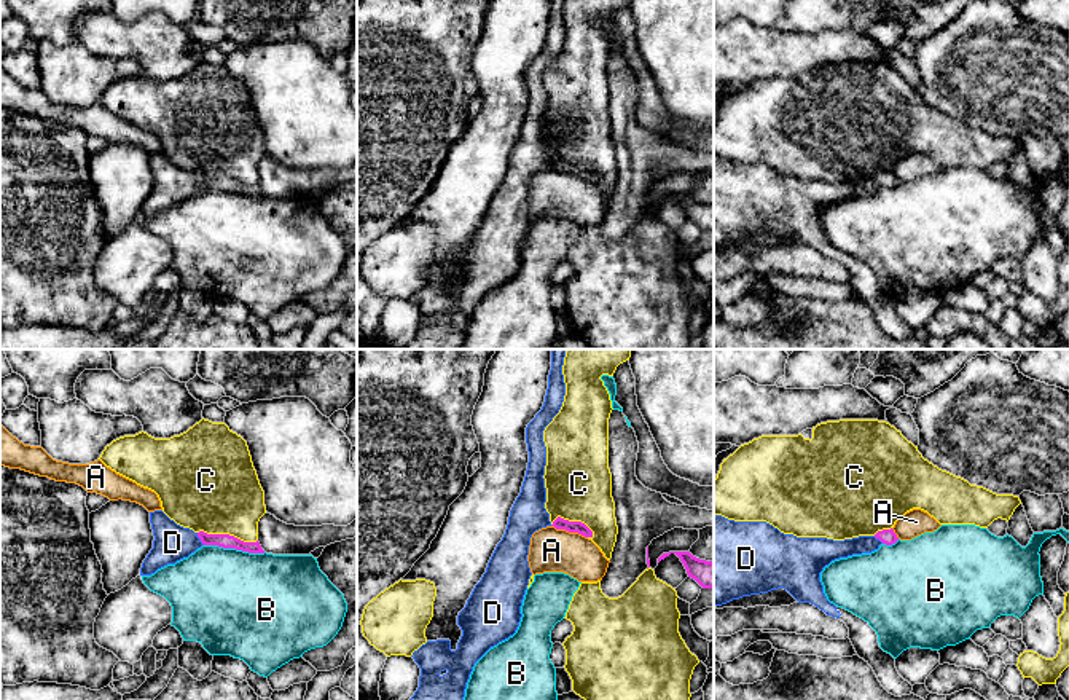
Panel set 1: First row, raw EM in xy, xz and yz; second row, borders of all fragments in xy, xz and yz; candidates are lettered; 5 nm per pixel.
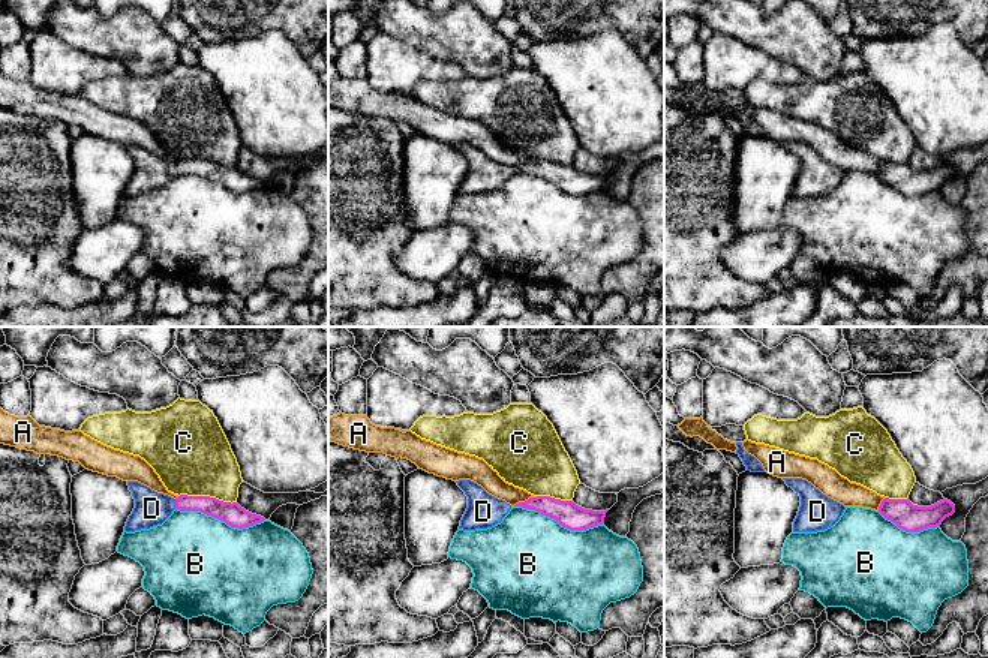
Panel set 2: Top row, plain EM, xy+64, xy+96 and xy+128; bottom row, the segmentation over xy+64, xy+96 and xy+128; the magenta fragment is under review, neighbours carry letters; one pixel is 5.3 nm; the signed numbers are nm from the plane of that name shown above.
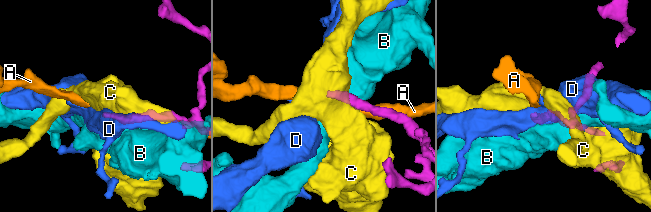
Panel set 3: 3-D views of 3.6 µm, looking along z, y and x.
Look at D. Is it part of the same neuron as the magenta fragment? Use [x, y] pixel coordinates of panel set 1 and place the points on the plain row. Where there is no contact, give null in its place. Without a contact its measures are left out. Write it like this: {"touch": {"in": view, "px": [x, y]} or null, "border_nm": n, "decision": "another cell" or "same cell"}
{"touch": {"in": "xy", "px": [199, 180]}, "border_nm": 80, "decision": "same cell"}

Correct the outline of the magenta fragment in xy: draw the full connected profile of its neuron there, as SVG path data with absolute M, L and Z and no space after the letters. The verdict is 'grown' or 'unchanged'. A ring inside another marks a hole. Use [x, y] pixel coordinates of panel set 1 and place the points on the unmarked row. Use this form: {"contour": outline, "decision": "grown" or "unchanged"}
{"contour": "M163 153L150 155L150 166L153 172L153 191L142 206L140 218L151 218L158 212L175 207L188 201L202 188L218 188L223 191L236 191L249 196L264 196L260 185L244 185L229 177L207 177L204 174L194 175L170 163Z", "decision": "grown"}

